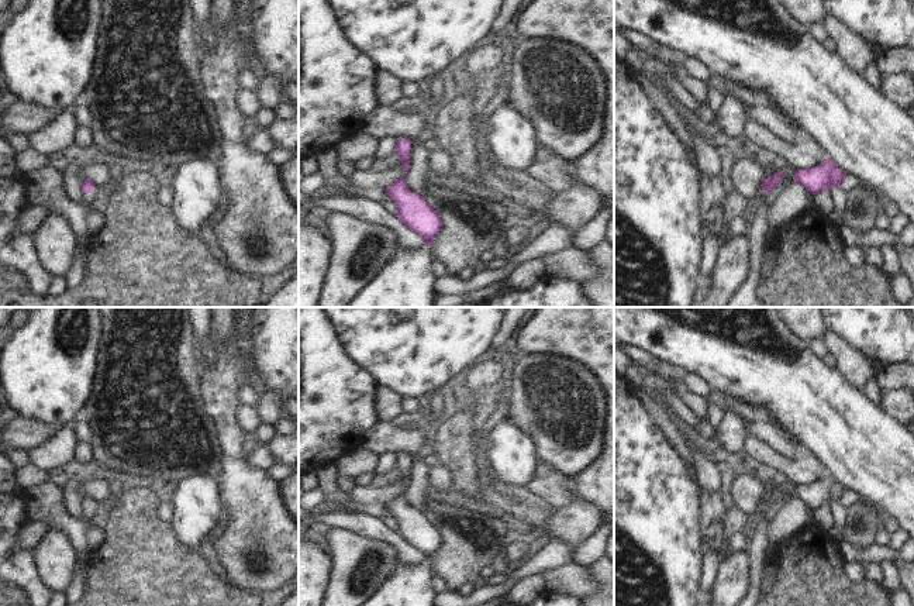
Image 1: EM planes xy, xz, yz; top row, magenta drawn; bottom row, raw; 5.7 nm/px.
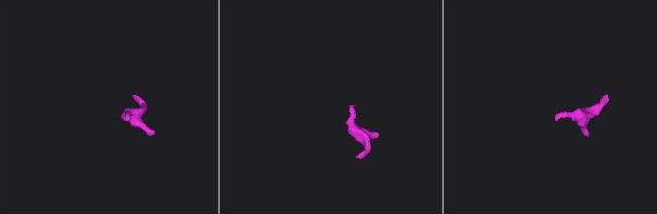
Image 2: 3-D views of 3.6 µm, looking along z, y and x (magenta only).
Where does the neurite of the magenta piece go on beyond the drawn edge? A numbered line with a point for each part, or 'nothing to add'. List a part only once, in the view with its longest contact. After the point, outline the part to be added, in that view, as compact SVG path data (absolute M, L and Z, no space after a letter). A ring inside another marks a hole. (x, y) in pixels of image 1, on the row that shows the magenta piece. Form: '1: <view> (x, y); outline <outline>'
1: xy (88, 200); outline M94 186L92 193L80 192L80 204L83 206L84 211L96 210L96 199L97 199L97 187Z

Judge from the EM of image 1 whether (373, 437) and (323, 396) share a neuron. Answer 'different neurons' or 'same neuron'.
different neurons

